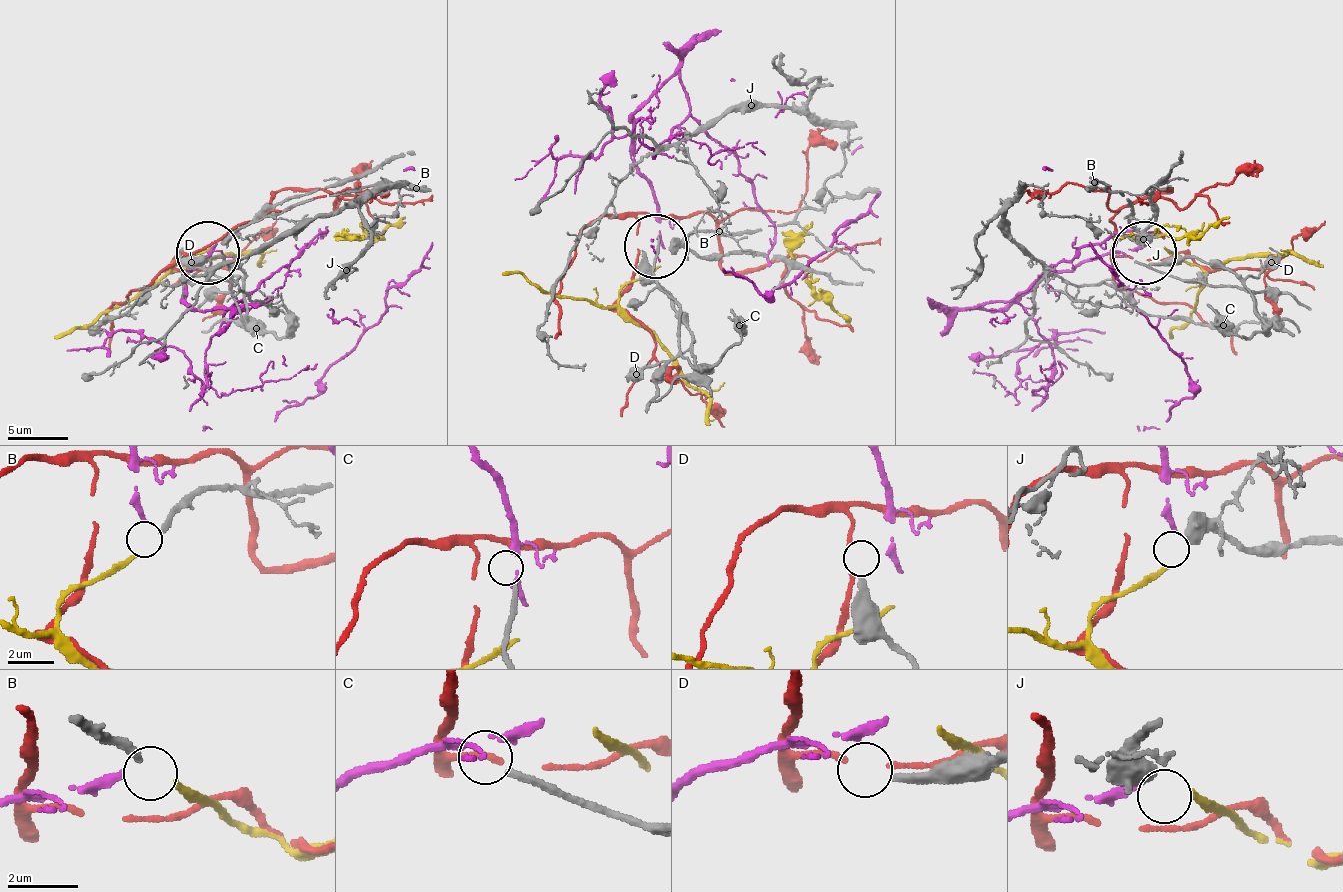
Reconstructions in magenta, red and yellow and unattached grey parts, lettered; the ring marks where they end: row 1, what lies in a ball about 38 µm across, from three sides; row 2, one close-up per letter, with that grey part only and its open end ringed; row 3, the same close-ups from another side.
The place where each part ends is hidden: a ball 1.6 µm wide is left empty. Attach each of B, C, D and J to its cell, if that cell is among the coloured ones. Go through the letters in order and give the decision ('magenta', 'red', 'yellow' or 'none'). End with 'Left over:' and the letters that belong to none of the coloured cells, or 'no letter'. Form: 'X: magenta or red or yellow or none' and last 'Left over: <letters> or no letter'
B: yellow
C: none
D: none
J: none
Left over: C, D, J

